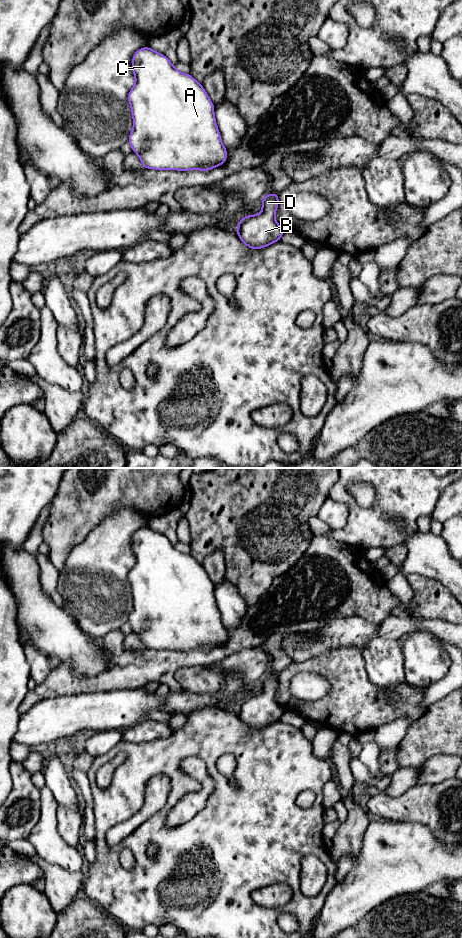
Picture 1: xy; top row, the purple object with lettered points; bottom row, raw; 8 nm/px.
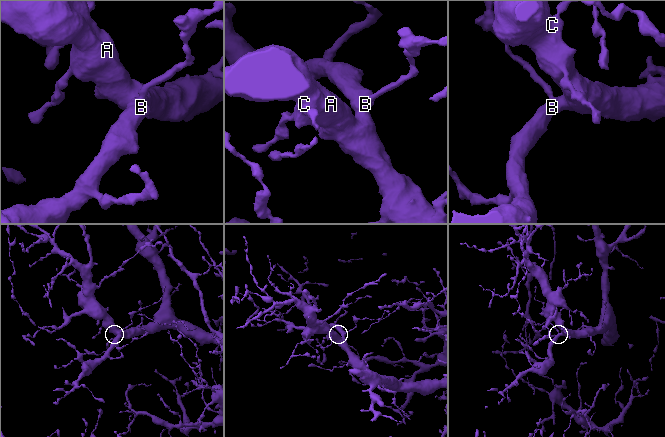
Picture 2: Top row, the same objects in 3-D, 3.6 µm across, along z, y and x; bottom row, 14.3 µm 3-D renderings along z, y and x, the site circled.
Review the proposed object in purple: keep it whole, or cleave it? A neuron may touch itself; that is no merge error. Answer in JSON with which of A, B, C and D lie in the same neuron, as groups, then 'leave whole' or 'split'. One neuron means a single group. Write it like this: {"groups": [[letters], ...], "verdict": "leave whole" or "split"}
{"groups": [["A", "B", "C", "D"]], "verdict": "leave whole"}

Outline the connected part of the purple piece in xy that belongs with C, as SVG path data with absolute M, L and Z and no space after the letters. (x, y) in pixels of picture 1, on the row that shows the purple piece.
M142 47L132 57L135 84L128 92L133 129L127 142L145 169L209 171L223 165L227 149L222 143L214 108L202 84L178 71L163 54Z

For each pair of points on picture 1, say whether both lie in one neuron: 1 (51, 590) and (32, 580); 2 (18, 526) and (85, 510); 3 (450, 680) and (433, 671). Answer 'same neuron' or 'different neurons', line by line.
1: different neurons
2: different neurons
3: different neurons

